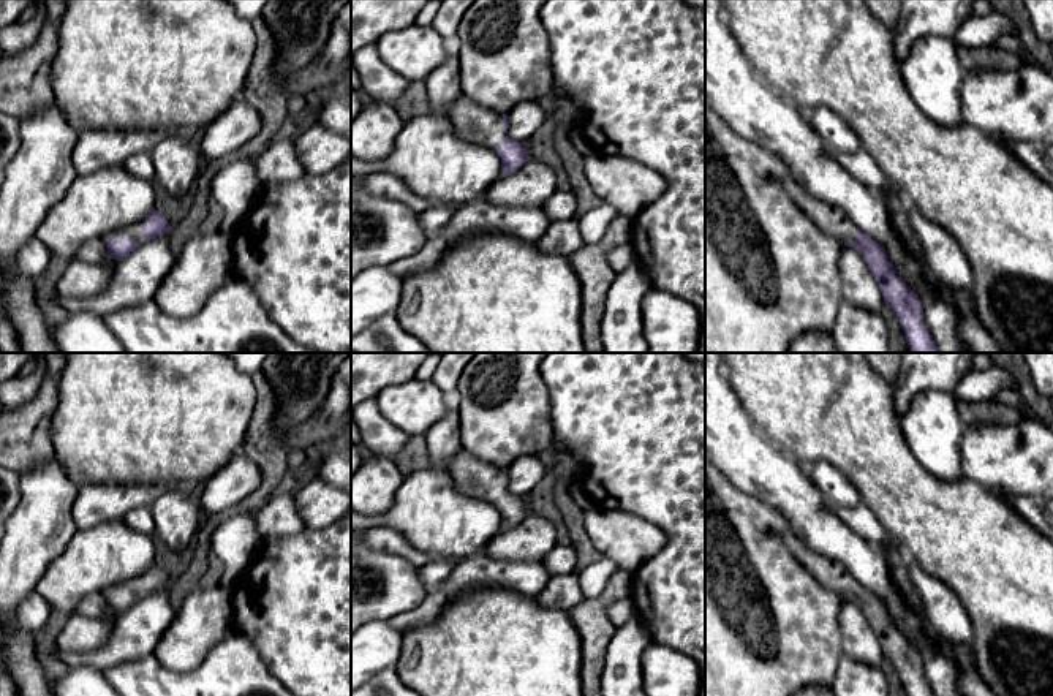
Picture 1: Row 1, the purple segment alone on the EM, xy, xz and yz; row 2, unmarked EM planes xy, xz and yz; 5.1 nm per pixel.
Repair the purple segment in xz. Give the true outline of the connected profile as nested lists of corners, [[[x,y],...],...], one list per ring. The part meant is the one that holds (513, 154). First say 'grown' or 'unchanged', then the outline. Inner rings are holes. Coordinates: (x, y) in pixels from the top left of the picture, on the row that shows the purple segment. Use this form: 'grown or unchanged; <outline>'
grown; [[[460,95],[451,108],[449,119],[459,138],[493,149],[501,160],[501,177],[520,169],[530,158],[523,142],[509,136],[509,117],[485,109]]]

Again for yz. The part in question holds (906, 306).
grown; [[[792,177],[783,180],[783,188],[821,231],[862,255],[879,285],[884,304],[893,310],[901,326],[909,351],[939,353],[923,321],[922,301],[893,267],[887,250],[859,229],[840,207],[813,198]]]

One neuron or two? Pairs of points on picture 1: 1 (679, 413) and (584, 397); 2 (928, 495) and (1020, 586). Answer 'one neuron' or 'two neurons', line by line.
1: one neuron
2: one neuron

